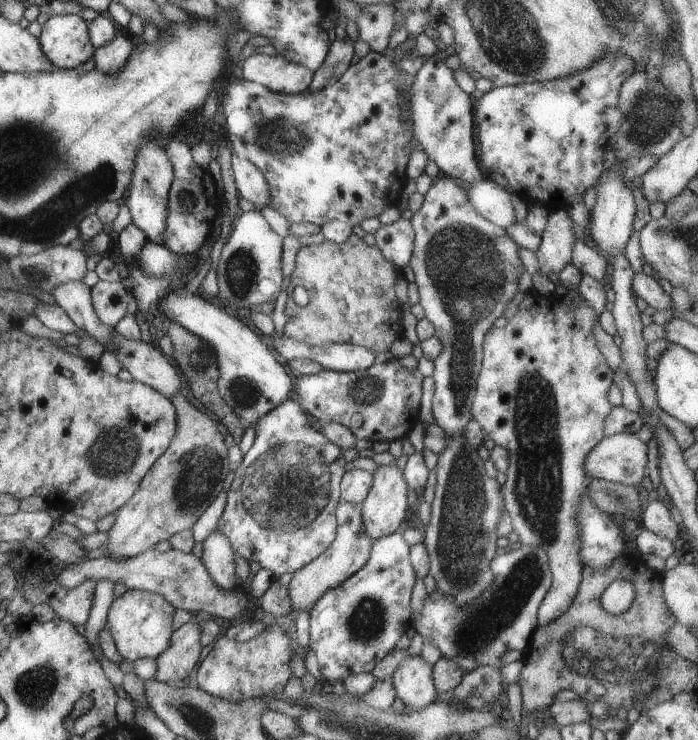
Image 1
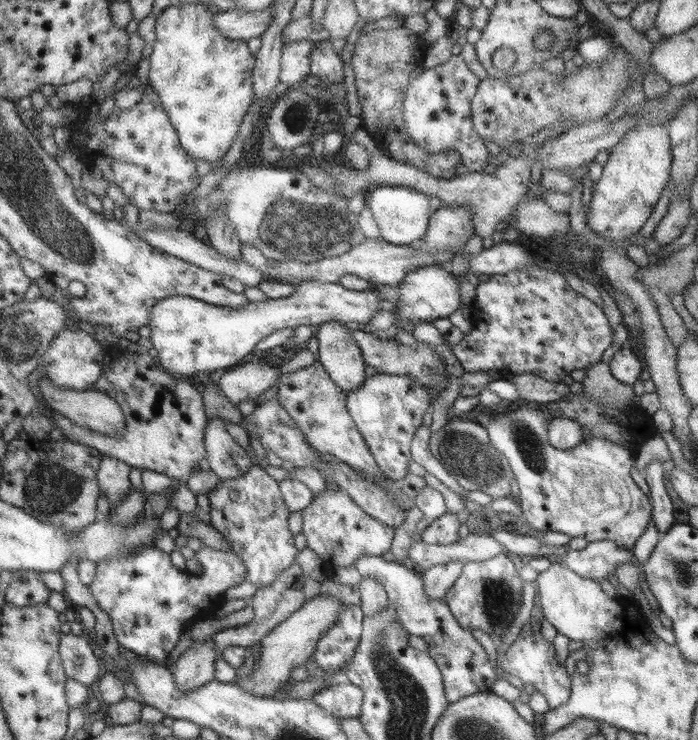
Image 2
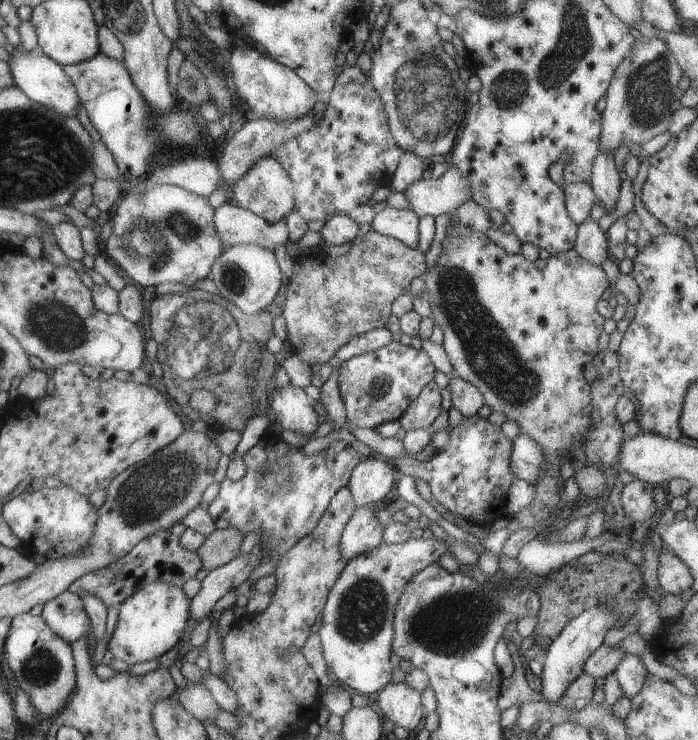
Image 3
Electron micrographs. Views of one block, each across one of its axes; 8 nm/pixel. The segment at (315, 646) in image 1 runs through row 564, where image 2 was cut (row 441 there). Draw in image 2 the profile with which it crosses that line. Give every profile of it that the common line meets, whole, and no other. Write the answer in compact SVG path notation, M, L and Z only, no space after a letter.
M404 375L366 376L355 390L346 392L345 408L384 478L396 481L407 474L407 462L412 460L411 438L421 426L425 410L431 409L429 402L426 386Z

